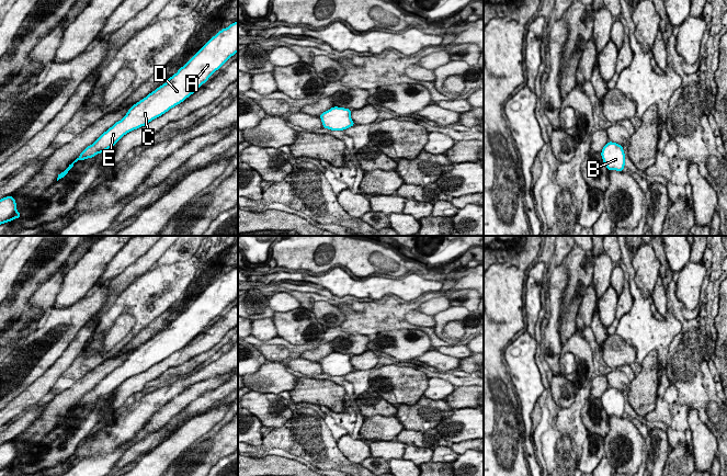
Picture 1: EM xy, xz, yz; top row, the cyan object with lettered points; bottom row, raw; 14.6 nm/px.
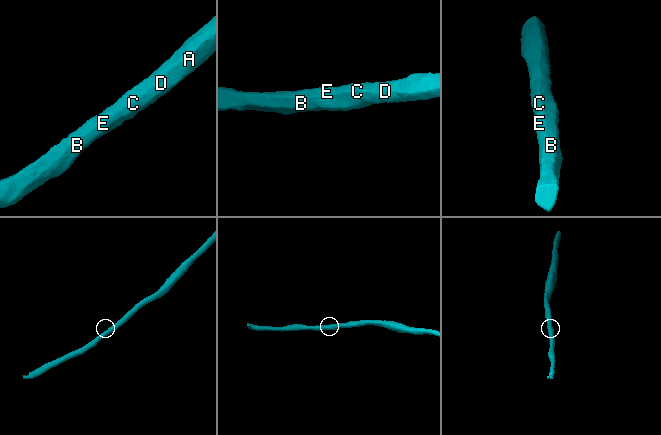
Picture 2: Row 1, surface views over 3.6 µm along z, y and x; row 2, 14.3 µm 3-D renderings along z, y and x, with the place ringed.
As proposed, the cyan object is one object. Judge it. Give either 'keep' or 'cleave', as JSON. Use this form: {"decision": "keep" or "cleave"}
{"decision": "keep"}

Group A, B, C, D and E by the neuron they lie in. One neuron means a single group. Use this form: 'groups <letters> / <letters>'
groups A B C D E

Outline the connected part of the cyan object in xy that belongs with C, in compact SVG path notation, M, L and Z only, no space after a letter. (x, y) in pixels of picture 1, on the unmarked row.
M238 267L230 270L228 273L220 275L213 282L204 292L183 311L177 319L170 322L166 329L149 339L145 344L134 350L126 361L112 373L104 377L92 390L84 394L80 401L67 412L67 415L58 420L57 427L65 423L78 406L93 404L95 400L104 398L113 393L124 381L147 371L152 365L161 362L170 354L182 349L186 343L193 340L203 329L207 328L208 324L236 298L238 297Z

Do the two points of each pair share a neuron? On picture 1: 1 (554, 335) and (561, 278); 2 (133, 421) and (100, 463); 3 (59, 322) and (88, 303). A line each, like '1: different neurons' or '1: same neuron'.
1: same neuron
2: different neurons
3: same neuron

